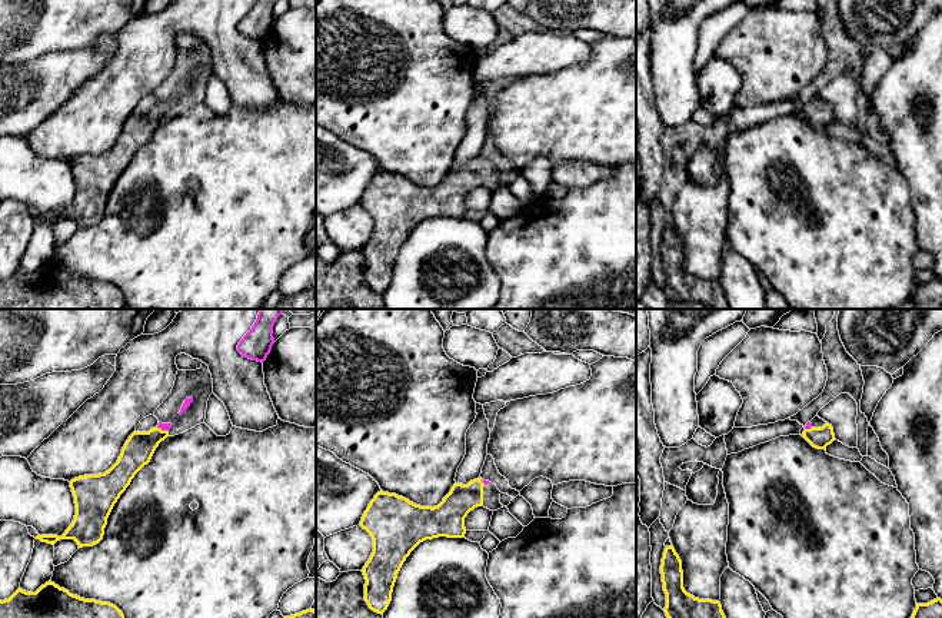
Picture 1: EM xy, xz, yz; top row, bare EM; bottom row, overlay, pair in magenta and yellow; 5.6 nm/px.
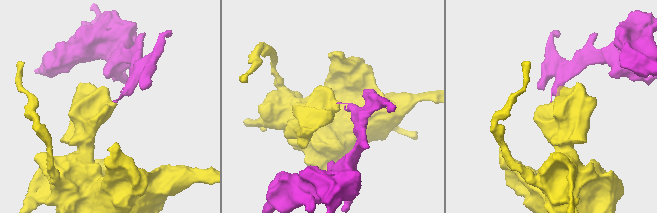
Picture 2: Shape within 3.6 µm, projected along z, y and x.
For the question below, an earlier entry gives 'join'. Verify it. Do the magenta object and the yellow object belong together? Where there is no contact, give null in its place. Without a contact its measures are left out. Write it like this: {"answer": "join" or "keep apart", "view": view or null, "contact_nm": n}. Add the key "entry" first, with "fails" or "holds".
{"entry": "holds", "answer": "join", "view": "xy", "contact_nm": 70}

